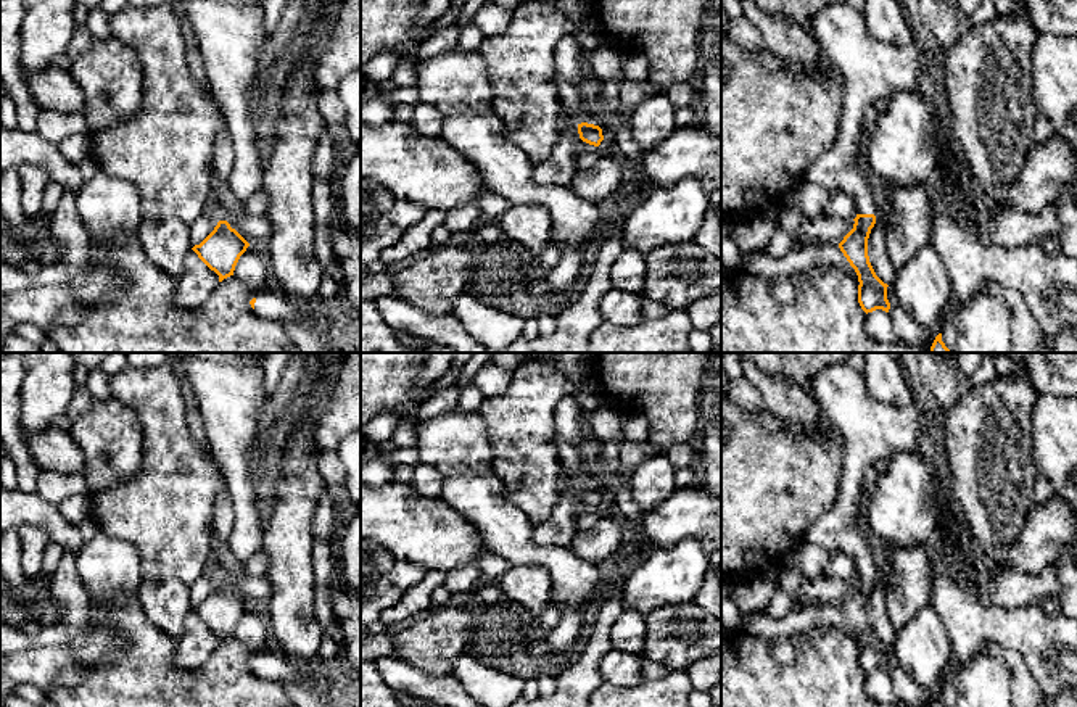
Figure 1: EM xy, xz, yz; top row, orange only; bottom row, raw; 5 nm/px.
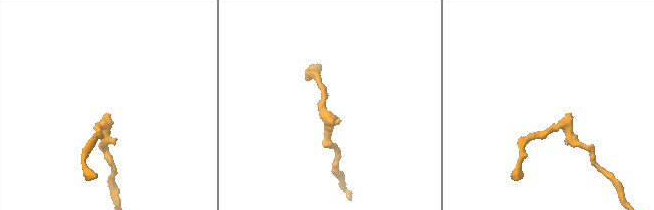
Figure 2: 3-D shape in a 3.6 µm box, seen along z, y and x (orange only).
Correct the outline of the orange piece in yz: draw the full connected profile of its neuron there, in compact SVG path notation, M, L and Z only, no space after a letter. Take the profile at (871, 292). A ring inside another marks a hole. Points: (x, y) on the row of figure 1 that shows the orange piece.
M848 2L819 10L810 21L810 31L842 74L844 97L836 142L807 167L803 180L855 200L855 224L839 248L858 275L861 309L866 314L876 309L889 312L889 285L876 275L868 256L879 203L874 180L861 171L855 148L864 108L877 100L887 101L898 90L919 92L924 58L916 43L898 47L877 40L869 34L863 11Z

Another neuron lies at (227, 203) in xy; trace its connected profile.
M216 174L211 180L211 201L217 206L217 213L227 221L235 221L245 216L245 201L240 201L225 182L221 182Z

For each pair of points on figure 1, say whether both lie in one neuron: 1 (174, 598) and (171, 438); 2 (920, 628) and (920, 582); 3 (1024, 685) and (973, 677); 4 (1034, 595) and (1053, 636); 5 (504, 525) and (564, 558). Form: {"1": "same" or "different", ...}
{"1": "same", "2": "different", "3": "different", "4": "different", "5": "same"}

